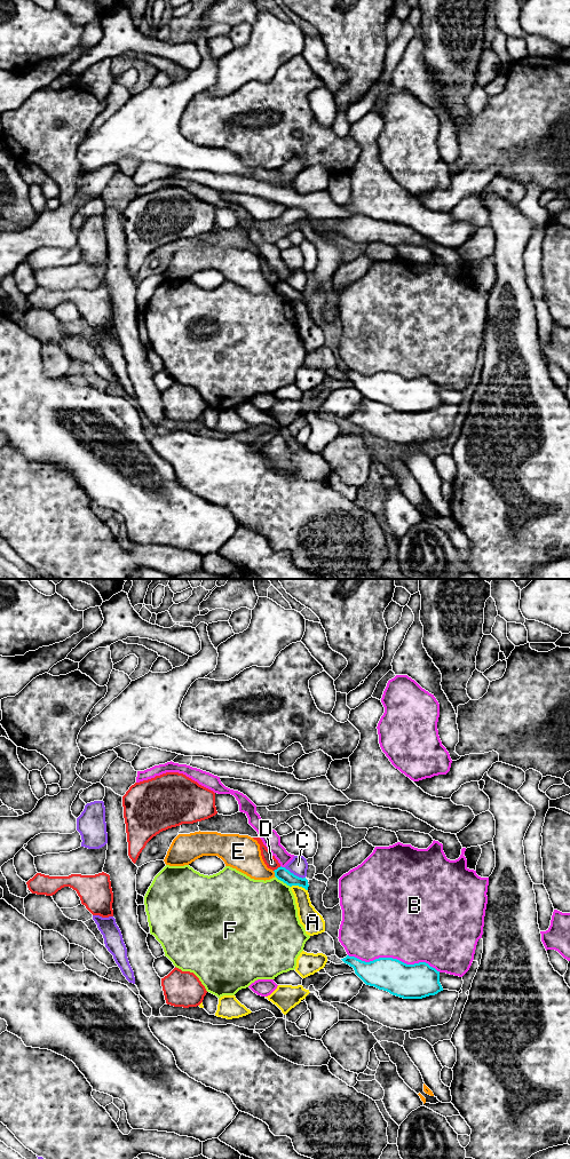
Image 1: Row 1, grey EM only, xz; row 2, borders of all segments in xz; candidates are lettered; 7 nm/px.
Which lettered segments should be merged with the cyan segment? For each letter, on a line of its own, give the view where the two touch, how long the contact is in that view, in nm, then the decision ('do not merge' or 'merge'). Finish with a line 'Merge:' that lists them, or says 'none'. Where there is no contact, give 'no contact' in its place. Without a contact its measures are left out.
A: contact in xz; length 120 nm; do not merge
B: contact in xz; length 650 nm; do not merge
C: contact in xz; length 170 nm; do not merge
D: contact in xz; length 70 nm; do not merge
E: contact in xz; length 40 nm; do not merge
F: contact in xz; length 140 nm; do not merge
Merge: none

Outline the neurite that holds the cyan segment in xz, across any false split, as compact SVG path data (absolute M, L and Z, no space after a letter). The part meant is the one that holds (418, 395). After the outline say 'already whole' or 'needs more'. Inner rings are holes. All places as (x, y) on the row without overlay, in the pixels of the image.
M347 370L341 373L370 400L403 413L422 413L443 405L440 386L426 376L406 379L393 372L379 372L370 376Z; already whole

